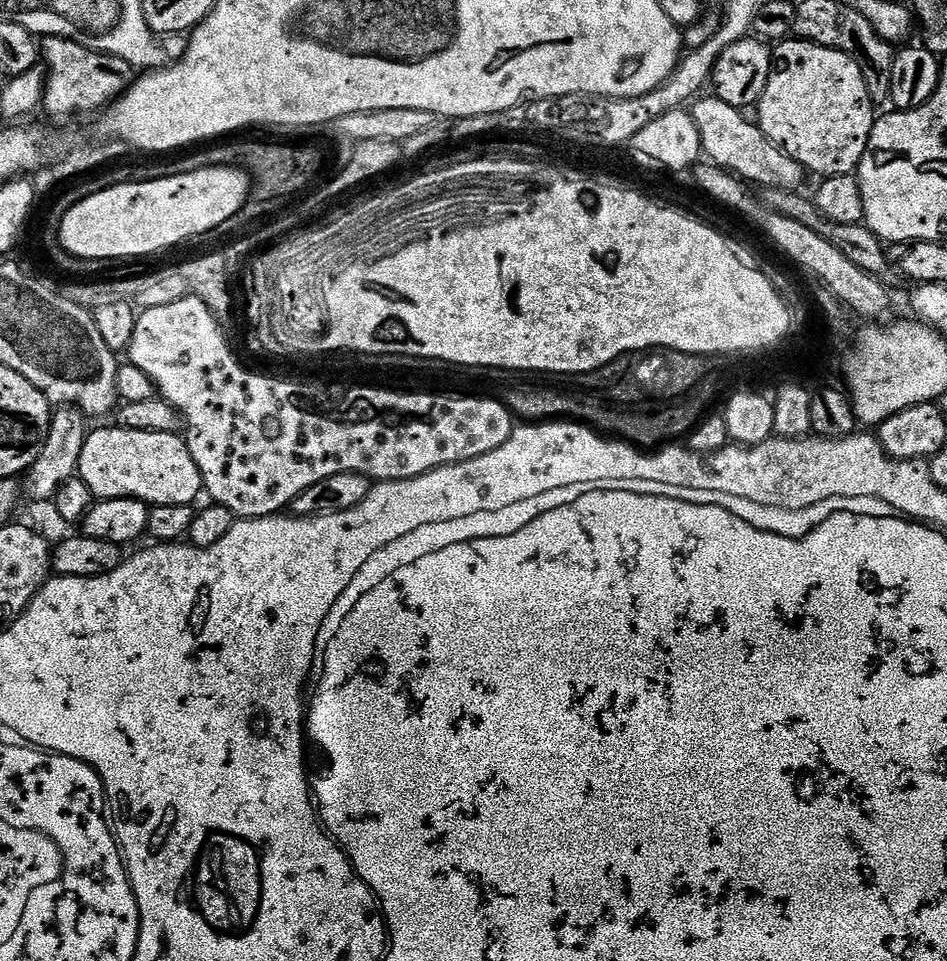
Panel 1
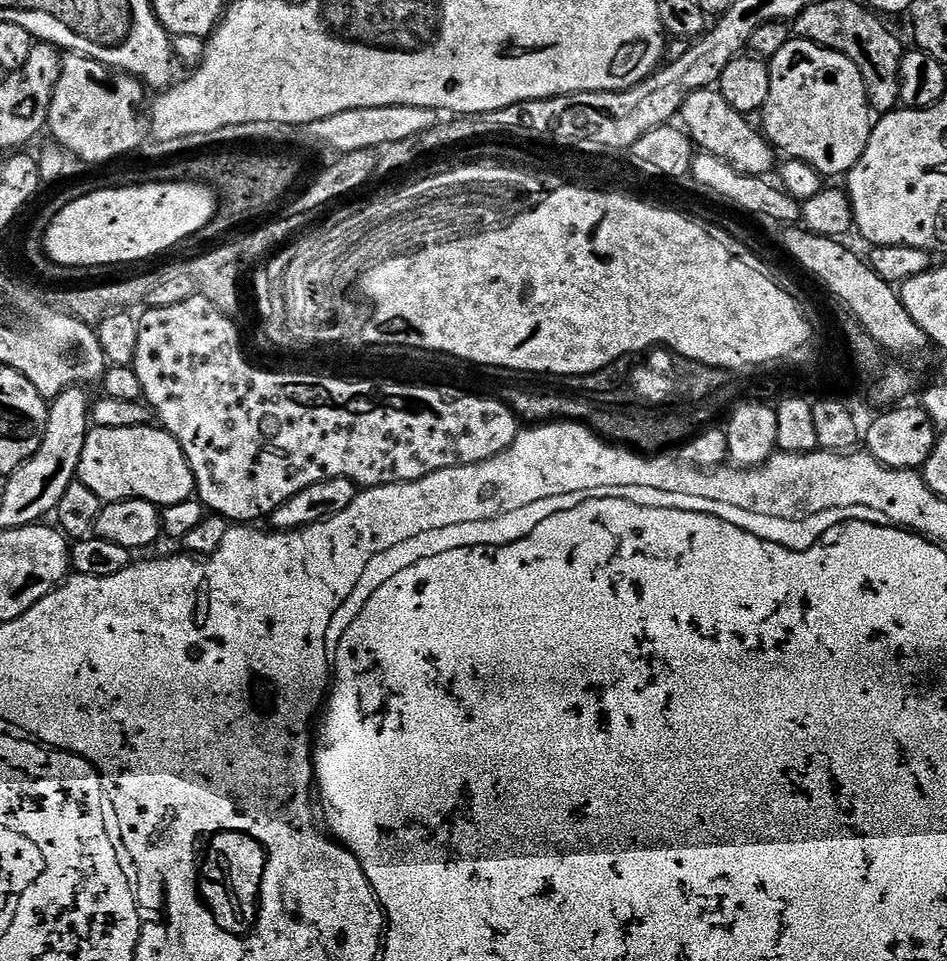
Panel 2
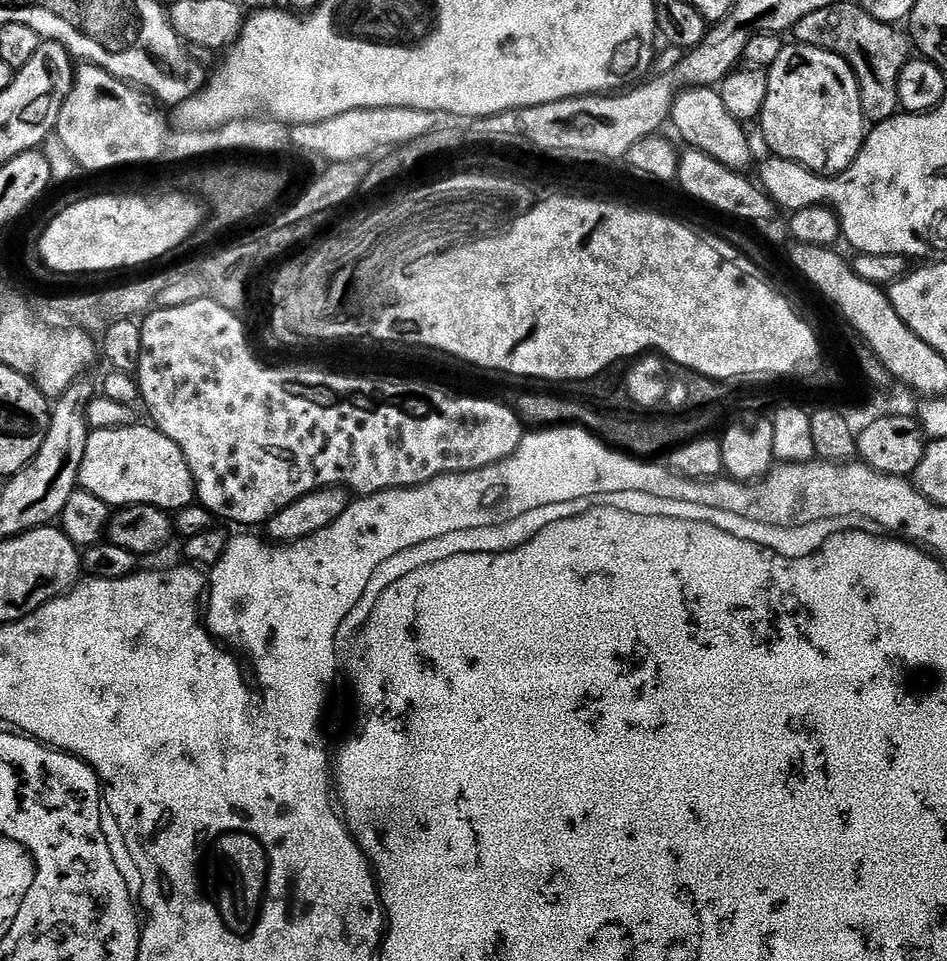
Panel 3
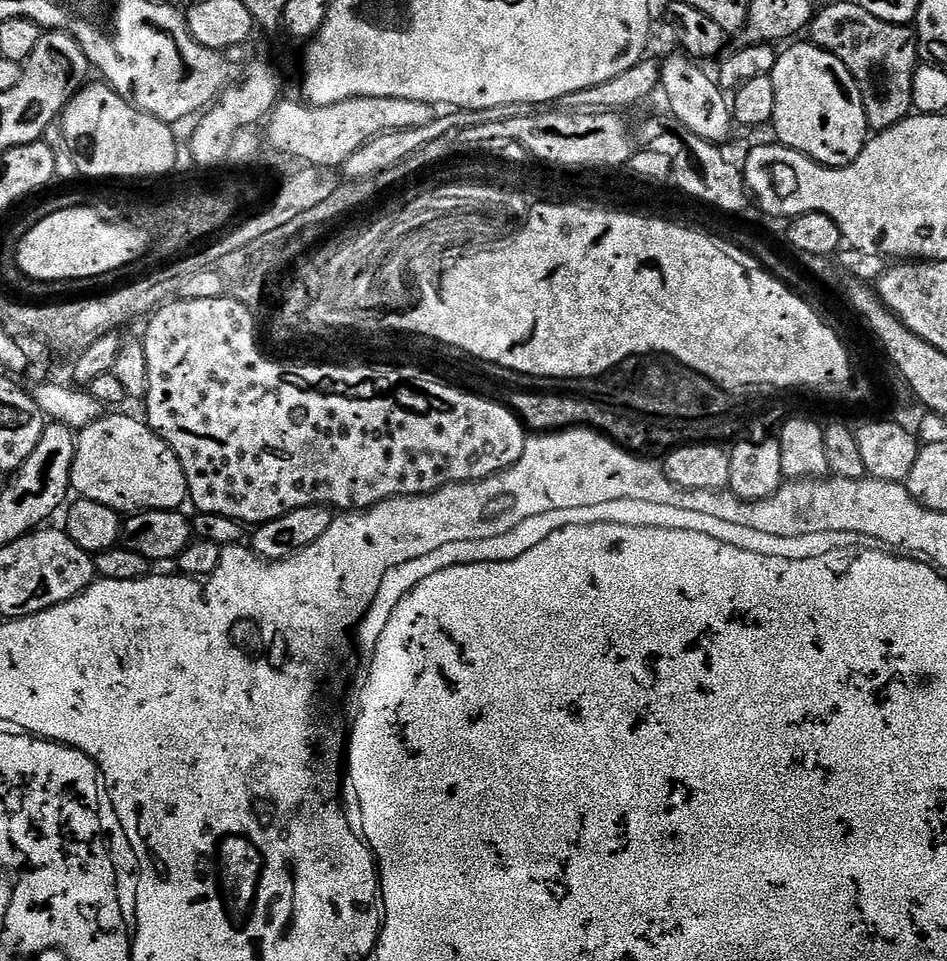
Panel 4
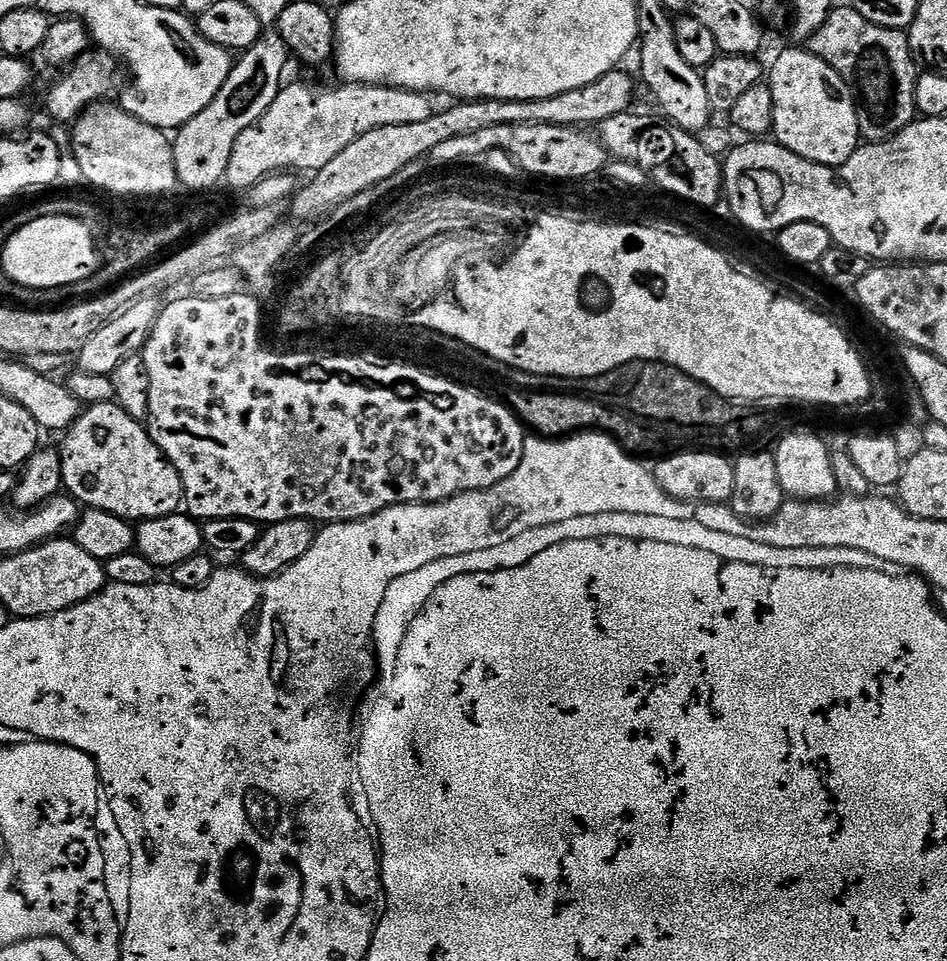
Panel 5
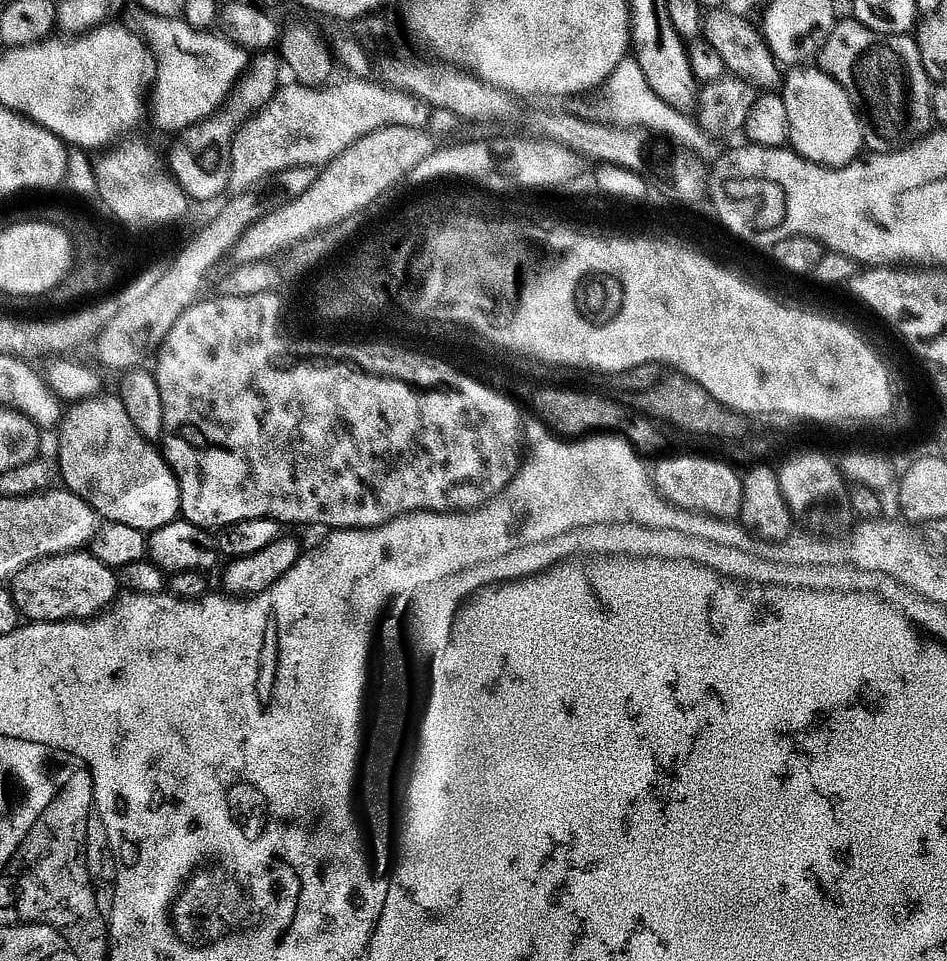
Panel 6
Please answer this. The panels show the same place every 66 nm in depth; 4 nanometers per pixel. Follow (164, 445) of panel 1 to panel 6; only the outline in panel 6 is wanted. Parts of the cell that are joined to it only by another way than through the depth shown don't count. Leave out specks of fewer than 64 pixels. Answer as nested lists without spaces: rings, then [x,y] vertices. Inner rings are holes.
[[[101,394],[92,400],[82,400],[75,406],[69,407],[58,429],[58,435],[60,435],[60,464],[58,460],[59,479],[61,476],[61,478],[64,479],[63,487],[67,489],[67,491],[74,493],[74,495],[82,497],[96,512],[97,517],[103,518],[109,524],[130,526],[133,530],[138,530],[145,534],[156,532],[162,526],[170,526],[176,520],[181,519],[180,483],[178,482],[178,478],[173,474],[172,467],[168,465],[167,460],[164,459],[163,451],[161,451],[153,441],[147,440],[142,433],[135,428],[119,395],[112,394],[112,396],[108,396],[108,394]]]

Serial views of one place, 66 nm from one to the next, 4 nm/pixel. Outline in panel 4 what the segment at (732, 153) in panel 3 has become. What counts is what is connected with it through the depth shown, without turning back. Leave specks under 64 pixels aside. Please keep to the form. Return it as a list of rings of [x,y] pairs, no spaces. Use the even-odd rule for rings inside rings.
[[[675,54],[660,65],[660,88],[668,99],[671,115],[676,123],[693,136],[709,140],[717,146],[723,145],[723,140],[734,129],[732,109],[725,89],[721,88],[715,79],[712,80],[703,72],[699,63],[693,62],[683,54]]]

